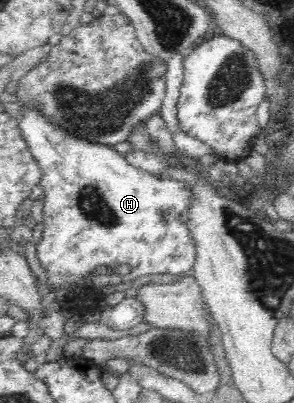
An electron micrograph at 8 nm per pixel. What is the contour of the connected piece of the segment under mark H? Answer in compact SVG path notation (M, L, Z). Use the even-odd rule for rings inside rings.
M23 106L21 110L20 130L40 166L40 185L45 192L42 239L37 245L37 257L46 272L48 286L53 291L70 293L70 298L65 302L66 308L74 313L80 311L81 315L87 311L101 311L95 303L105 302L100 291L102 287L114 287L146 275L180 275L192 272L197 263L197 243L189 227L191 208L195 203L191 185L174 179L160 179L146 173L128 163L124 155L114 148L68 135L63 129L52 125L37 110ZM122 265L128 265L132 271L126 275L94 274L94 269L102 266L112 270Z

